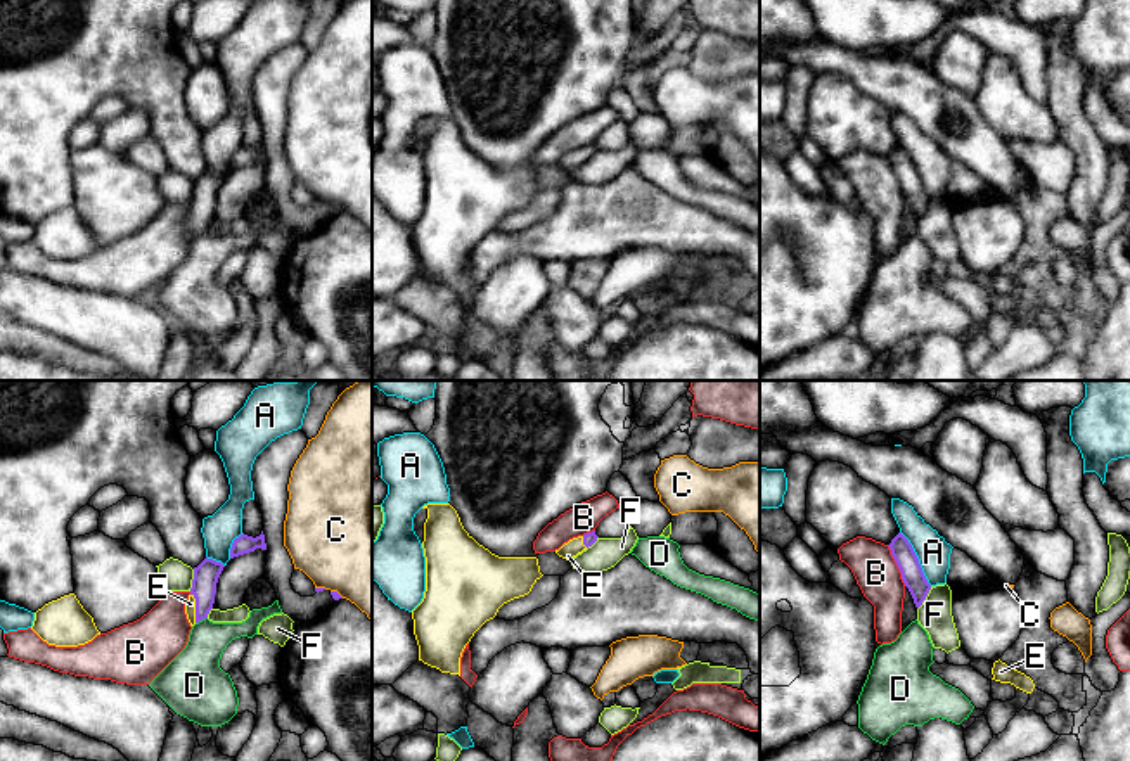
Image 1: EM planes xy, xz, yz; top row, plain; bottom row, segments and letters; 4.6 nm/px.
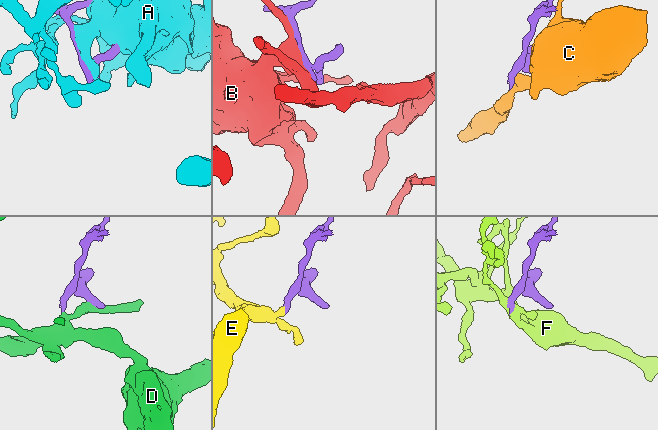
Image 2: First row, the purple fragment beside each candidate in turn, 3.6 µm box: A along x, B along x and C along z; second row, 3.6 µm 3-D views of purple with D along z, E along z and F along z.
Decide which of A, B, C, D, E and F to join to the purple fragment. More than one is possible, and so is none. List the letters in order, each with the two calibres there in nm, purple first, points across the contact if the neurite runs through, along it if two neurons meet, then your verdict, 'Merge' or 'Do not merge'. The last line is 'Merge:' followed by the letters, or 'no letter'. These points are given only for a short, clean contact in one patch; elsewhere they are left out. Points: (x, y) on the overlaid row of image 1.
A: Thickness 100 nm (purple) against 160 nm. Do not merge
B: Thickness 100 nm (purple) against 200 nm. Do not merge
C: Thickness 40 nm (purple) against 500 nm. Boundary: xy (331, 590), (343, 597). Do not merge
D: Thickness 120 nm (purple) against 240 nm. Do not merge
E: Thickness 120 nm (purple) against 50 nm. Path across: xy (206, 575), (203, 595), (196, 607), (191, 604). Merge
F: Thickness 100 nm (purple) against 160 nm. Boundary: yz (931, 587), (918, 609). Do not merge
Merge: E

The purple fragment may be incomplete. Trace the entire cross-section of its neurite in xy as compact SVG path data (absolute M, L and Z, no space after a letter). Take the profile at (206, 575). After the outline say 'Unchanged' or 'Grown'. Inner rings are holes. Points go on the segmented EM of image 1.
M208 557L197 567L194 567L192 588L185 604L185 614L190 626L206 619L213 609L216 583L223 567L225 566L222 562Z. Grown

